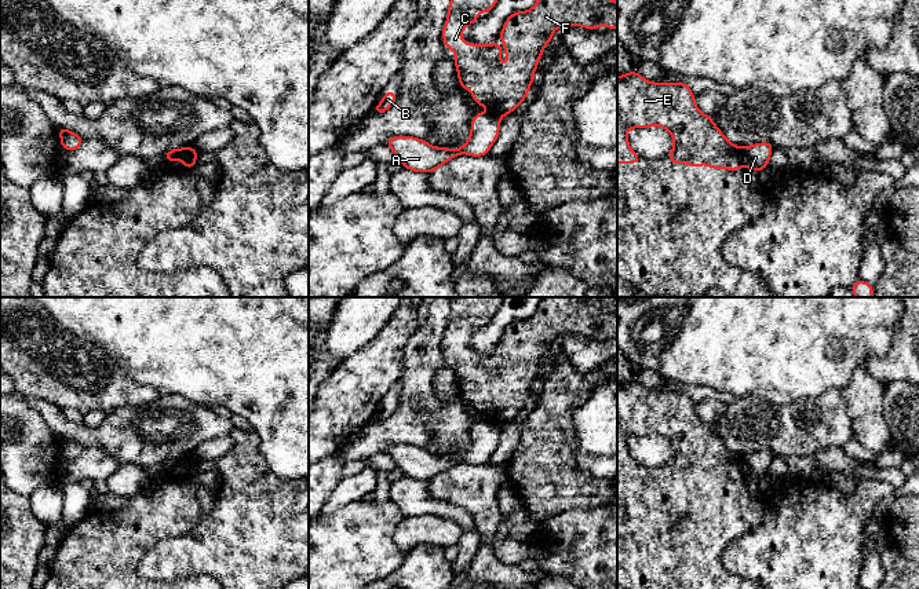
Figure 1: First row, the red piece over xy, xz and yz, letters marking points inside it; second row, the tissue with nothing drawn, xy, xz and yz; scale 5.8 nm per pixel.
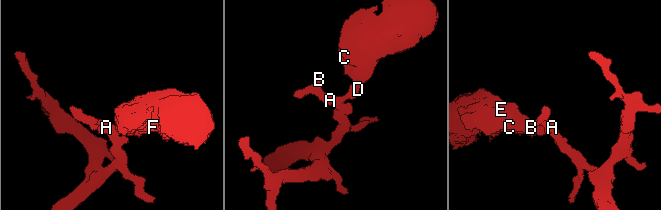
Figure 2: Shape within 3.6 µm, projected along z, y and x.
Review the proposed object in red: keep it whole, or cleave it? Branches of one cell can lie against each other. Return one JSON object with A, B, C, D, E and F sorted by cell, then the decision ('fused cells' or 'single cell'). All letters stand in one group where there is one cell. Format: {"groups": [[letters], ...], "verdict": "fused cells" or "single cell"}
{"groups": [["A", "B", "D"], ["C", "E", "F"]], "verdict": "fused cells"}

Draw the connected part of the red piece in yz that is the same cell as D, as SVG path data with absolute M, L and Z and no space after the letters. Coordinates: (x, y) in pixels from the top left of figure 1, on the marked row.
M762 142L743 147L744 167L756 173L769 167L769 158L773 147L774 146L770 142Z

